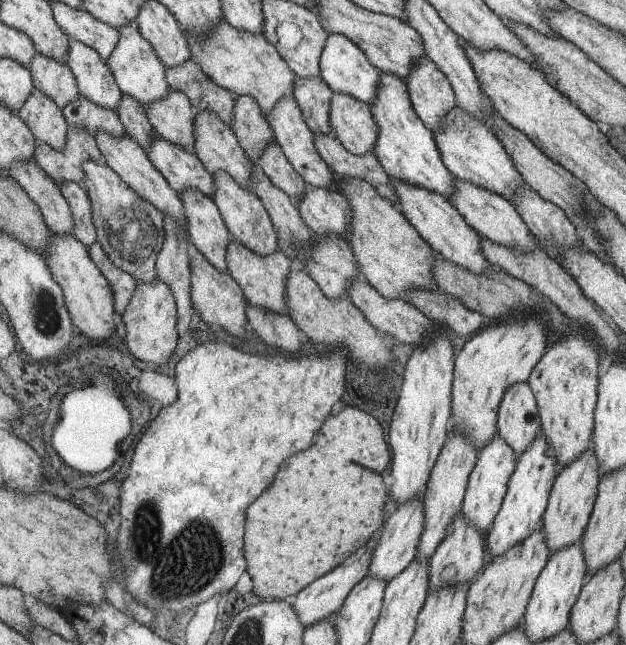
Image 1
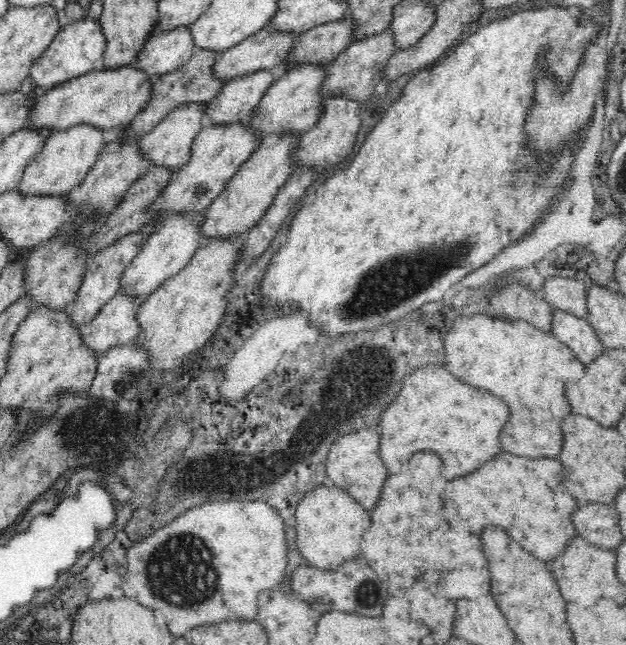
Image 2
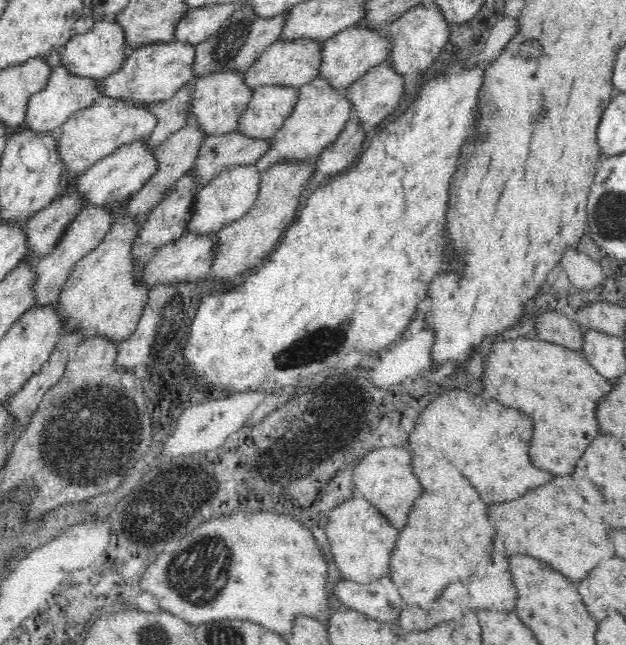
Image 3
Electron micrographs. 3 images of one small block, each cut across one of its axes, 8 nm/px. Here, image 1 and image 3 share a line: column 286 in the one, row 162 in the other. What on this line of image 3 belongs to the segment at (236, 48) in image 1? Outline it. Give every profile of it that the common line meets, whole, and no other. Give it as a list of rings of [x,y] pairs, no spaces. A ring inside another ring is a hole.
[[[100,96],[100,98],[92,103],[92,106],[69,116],[69,119],[66,120],[57,131],[58,141],[55,144],[55,154],[58,154],[58,158],[63,164],[65,181],[74,180],[78,176],[83,175],[88,167],[92,167],[93,164],[97,163],[100,159],[112,155],[113,152],[120,150],[120,148],[128,145],[129,142],[147,138],[154,128],[156,128],[156,124],[158,124],[158,119],[154,117],[154,114],[150,113],[148,104],[135,106],[135,104],[127,102],[127,100],[118,100]]]

